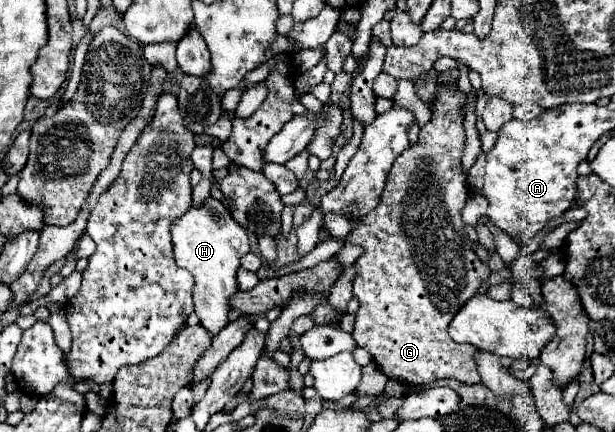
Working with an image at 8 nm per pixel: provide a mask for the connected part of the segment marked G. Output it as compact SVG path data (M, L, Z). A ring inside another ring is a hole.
M457 79L439 85L437 101L433 103L431 121L421 127L419 141L409 145L393 163L379 205L361 217L351 217L351 231L341 237L343 245L363 247L361 257L353 263L353 297L361 303L355 313L353 337L359 347L367 349L375 363L389 379L403 383L429 383L439 377L453 377L463 383L479 383L477 365L473 359L473 345L457 343L449 337L447 325L455 313L477 293L481 283L491 275L491 267L483 263L473 249L473 241L465 233L461 209L469 197L467 173L461 169L465 149L465 109L479 93L459 89Z

